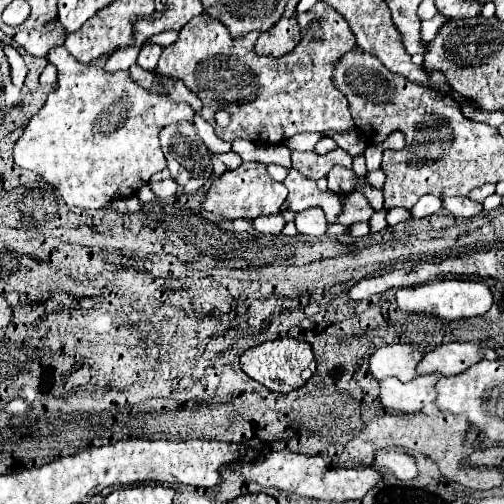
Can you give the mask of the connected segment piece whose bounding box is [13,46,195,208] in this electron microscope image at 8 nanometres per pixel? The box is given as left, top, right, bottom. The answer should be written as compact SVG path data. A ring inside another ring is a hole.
M57 46L57 48L51 48L49 54L45 56L47 62L51 62L57 72L59 72L59 82L57 82L57 90L53 94L47 96L47 100L41 110L34 115L25 128L23 128L23 134L15 140L13 144L13 160L17 166L25 168L25 170L31 170L31 174L51 174L53 178L53 186L61 192L61 198L65 200L67 206L77 206L77 208L105 208L105 206L111 206L113 200L117 198L125 198L125 196L131 196L135 194L143 184L149 182L149 178L155 174L155 172L161 172L167 168L167 160L165 160L165 154L161 150L161 142L159 142L159 132L167 126L167 124L177 124L177 122L193 122L195 118L195 110L189 106L189 104L173 104L167 96L157 96L157 94L149 94L145 90L141 90L137 84L133 84L133 80L129 80L129 72L115 72L115 74L107 74L103 68L99 66L91 66L91 64L81 64L77 62L63 46Z

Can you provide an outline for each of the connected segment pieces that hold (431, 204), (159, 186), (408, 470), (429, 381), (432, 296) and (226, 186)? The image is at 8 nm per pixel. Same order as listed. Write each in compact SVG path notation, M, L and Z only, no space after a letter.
M421 196L419 202L409 210L409 214L413 218L425 218L425 216L431 216L435 212L441 210L441 200L435 198L435 196Z
M165 178L165 180L159 180L159 182L153 182L151 184L151 190L159 196L159 198L169 198L177 192L177 182L173 178Z
M397 450L379 452L373 464L383 472L393 472L399 480L413 480L417 476L415 460L405 452L397 452Z
M441 374L417 376L411 382L399 382L397 378L385 378L379 382L379 402L397 412L419 412L425 404L435 402L435 382Z
M449 278L449 280L433 280L423 286L415 286L415 288L397 290L397 306L401 312L437 314L443 320L461 320L461 318L471 318L471 316L483 316L489 312L491 304L493 304L491 288L477 280Z
M243 162L237 170L227 170L223 176L219 176L205 200L203 208L209 212L219 212L223 218L247 218L253 220L257 216L280 213L280 207L285 201L285 186L281 182L271 180L267 174L267 166L261 162Z

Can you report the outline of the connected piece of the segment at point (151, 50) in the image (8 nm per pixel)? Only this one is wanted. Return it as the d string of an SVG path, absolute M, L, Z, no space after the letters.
M145 46L145 48L141 48L141 52L139 52L137 64L139 64L141 68L153 70L153 68L157 66L159 56L161 56L161 46Z

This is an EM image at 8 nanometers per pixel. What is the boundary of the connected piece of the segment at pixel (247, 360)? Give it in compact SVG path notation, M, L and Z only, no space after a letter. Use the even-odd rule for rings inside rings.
M279 338L279 340L263 342L255 348L245 350L243 356L241 356L241 368L249 378L257 380L265 388L269 388L273 392L287 394L287 392L303 386L313 376L315 360L313 360L311 344L299 342L295 338Z

